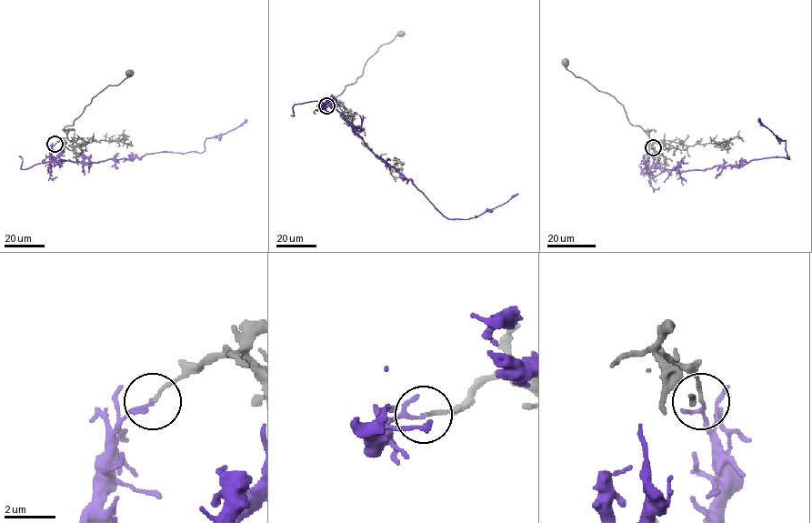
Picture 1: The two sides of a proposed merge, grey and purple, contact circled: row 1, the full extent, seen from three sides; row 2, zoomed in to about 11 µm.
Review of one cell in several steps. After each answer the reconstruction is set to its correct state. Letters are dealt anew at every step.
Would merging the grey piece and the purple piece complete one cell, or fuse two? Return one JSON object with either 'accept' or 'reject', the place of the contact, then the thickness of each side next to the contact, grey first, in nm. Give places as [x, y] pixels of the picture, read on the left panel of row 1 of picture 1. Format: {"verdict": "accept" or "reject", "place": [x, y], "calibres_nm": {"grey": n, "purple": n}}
{"verdict": "reject", "place": [55, 144], "calibres_nm": {"grey": 130, "purple": 90}}

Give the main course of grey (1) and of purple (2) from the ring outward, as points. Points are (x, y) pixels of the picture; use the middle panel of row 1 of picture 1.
1: (326, 106), (337, 104), (335, 98), (363, 74), (365, 62), (381, 45), (401, 34)
2: (326, 106), (321, 106), (325, 104), (333, 106), (375, 155), (409, 179), (449, 218), (476, 217), (517, 195)

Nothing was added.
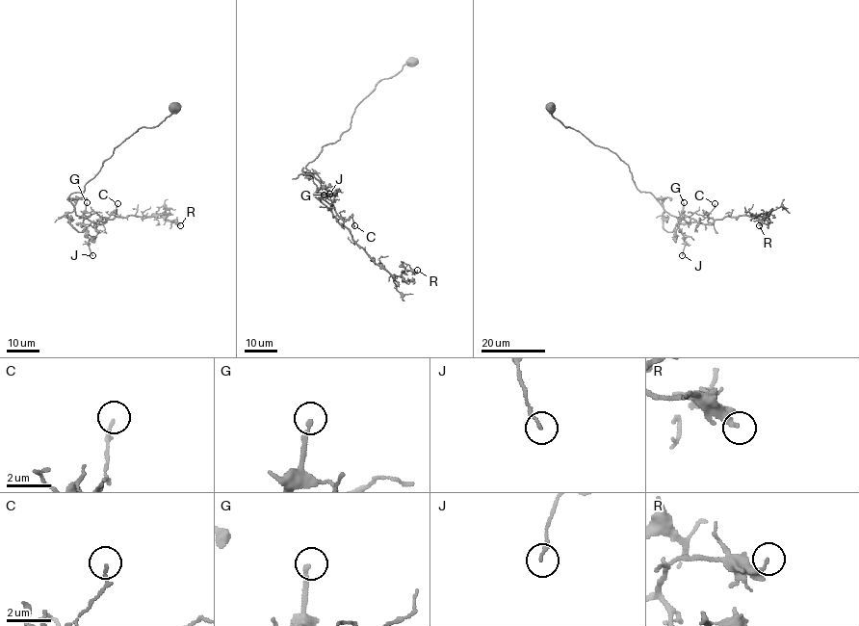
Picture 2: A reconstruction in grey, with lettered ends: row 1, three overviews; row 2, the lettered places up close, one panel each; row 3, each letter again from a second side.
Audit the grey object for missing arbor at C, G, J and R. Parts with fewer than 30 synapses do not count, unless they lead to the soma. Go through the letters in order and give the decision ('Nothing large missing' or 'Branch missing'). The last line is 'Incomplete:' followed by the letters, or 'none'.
C: Nothing large missing
G: Nothing large missing
J: Nothing large missing
R: Nothing large missing
Incomplete: none

